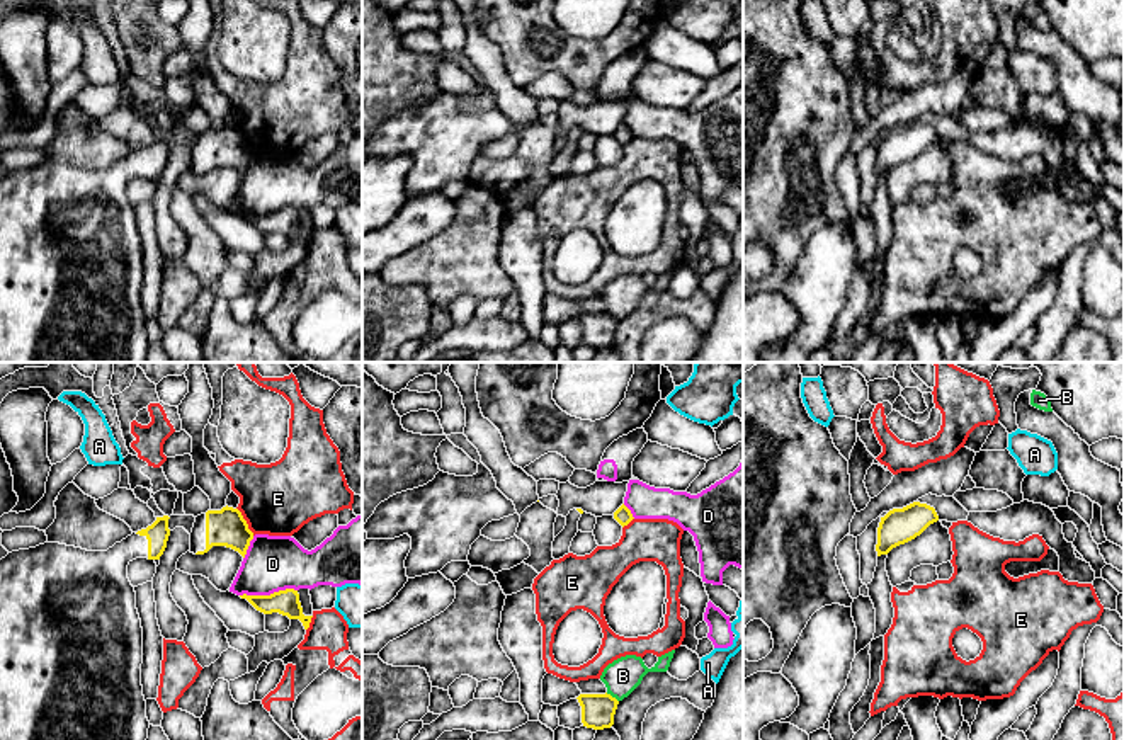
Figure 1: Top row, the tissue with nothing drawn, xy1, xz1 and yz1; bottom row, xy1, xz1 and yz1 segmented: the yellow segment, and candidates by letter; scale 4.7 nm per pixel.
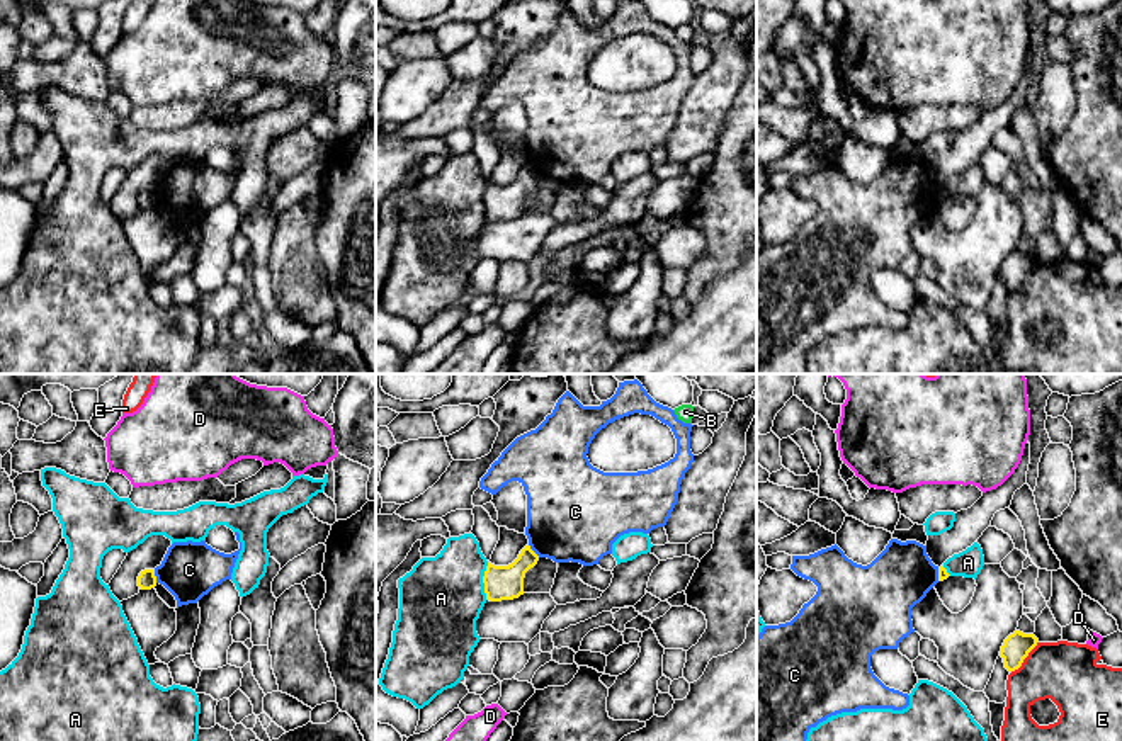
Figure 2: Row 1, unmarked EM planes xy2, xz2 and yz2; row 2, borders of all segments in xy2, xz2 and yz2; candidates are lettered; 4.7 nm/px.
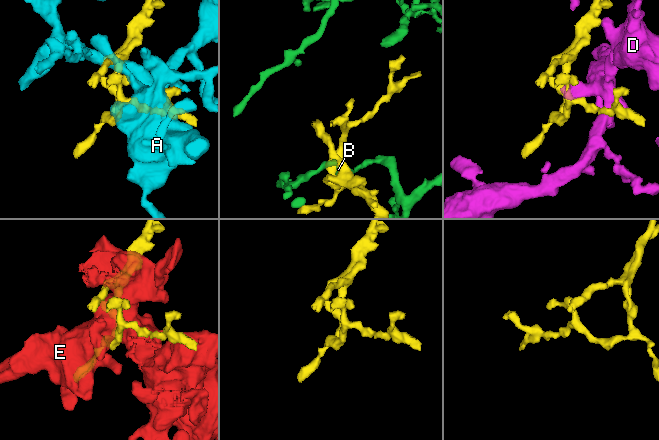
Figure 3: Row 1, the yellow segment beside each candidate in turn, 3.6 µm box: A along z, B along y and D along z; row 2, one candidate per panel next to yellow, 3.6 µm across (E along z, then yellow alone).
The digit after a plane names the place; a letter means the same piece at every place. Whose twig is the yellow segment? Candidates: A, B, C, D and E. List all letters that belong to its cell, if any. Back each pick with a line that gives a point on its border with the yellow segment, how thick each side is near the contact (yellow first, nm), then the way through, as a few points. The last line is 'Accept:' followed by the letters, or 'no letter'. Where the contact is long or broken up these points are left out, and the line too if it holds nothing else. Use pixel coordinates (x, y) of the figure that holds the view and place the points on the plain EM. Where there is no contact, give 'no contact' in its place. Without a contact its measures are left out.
Accept: no letter

